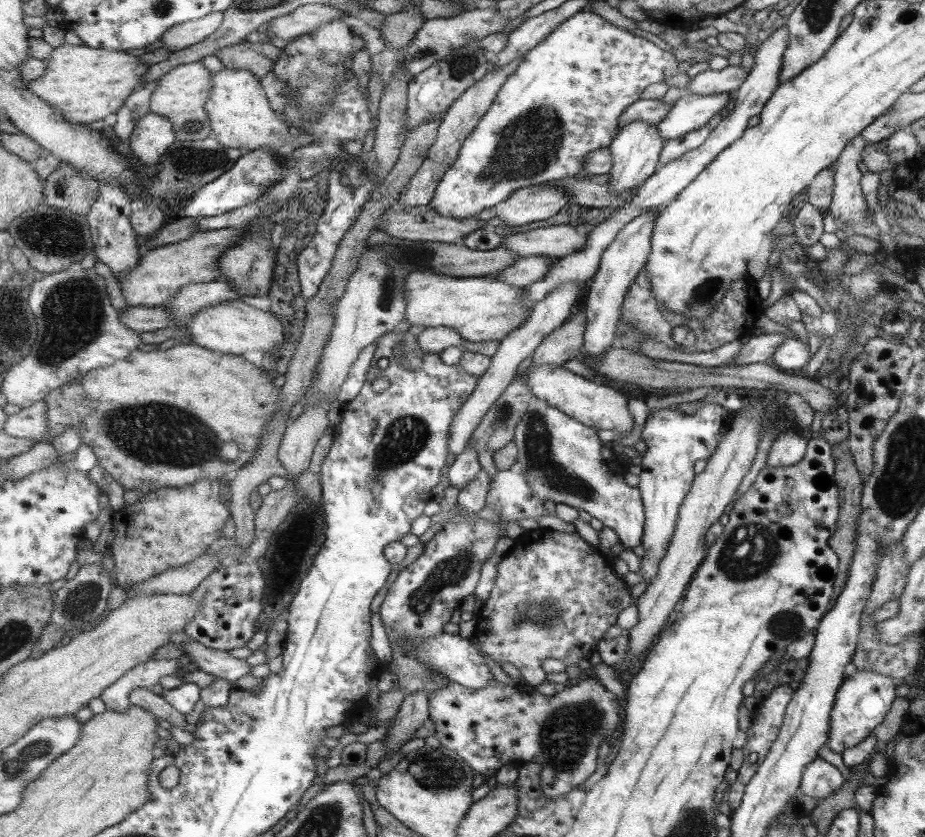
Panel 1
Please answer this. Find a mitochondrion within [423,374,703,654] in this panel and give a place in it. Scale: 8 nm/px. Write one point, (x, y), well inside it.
(541, 462)

